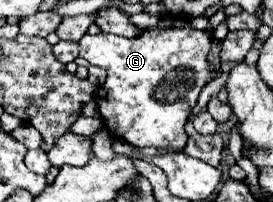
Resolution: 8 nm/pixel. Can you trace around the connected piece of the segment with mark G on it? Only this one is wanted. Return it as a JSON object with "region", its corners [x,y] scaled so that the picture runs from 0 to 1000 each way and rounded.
{"region":[[[608,79],[593,119],[527,149],[498,188],[440,188],[425,168],[315,168],[293,188],[293,277],[330,317],[366,327],[396,356],[388,406],[359,436],[352,515],[374,564],[381,624],[403,644],[418,683],[440,683],[484,723],[564,723],[608,762],[645,762],[674,743],[689,703],[689,663],[674,653],[674,614],[718,525],[733,446],[784,386],[784,347],[762,307],[762,267],[777,238],[784,158],[777,149],[718,149],[689,99],[659,79]]]}

